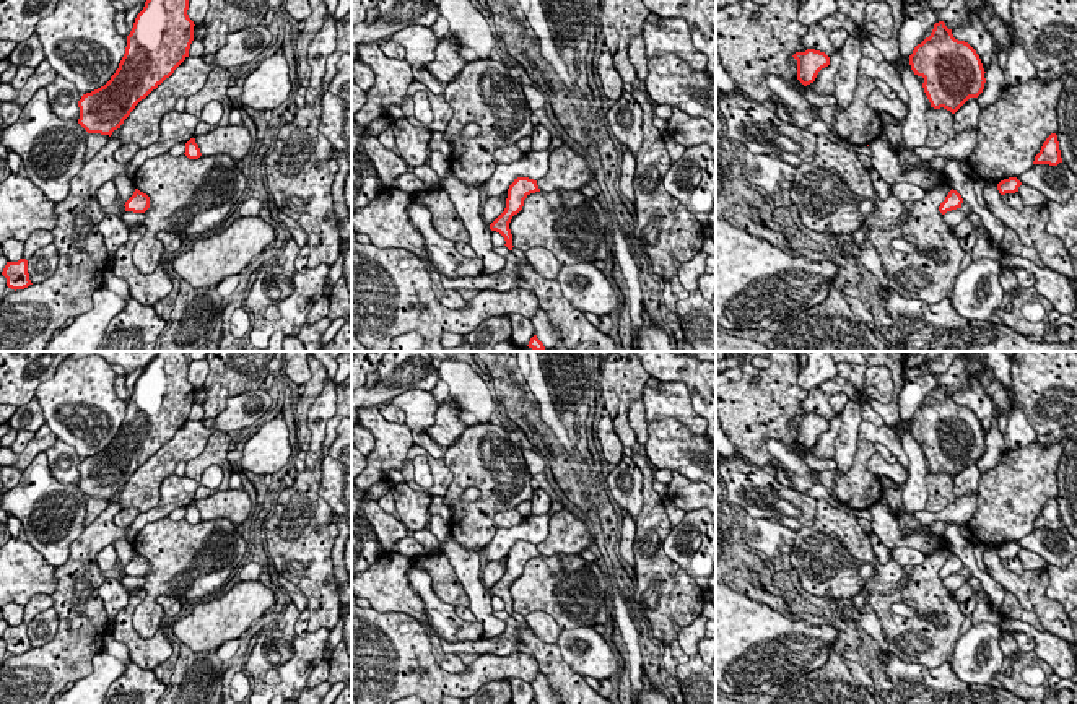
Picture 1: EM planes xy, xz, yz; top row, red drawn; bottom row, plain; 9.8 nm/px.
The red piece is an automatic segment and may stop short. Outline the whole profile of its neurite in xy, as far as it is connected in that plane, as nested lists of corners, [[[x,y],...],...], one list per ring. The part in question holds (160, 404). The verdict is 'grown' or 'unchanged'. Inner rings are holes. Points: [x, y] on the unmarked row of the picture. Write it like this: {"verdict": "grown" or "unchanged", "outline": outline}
{"verdict": "unchanged", "outline": [[[159,351],[137,379],[133,392],[127,400],[125,418],[111,444],[81,460],[78,465],[78,488],[88,498],[112,499],[120,493],[135,470],[156,454],[189,421],[194,405],[194,385],[187,379],[189,359],[185,351]]]}

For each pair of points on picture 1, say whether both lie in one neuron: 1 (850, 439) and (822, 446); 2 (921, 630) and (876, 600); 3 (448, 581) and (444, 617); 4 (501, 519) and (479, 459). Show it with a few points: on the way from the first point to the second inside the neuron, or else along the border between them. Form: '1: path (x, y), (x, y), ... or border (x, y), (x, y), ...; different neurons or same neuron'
1: border (840, 415), (840, 431), (833, 457); different neurons
2: path (910, 630), (902, 630), (884, 612); same neuron
3: border (425, 569), (433, 592), (441, 600), (456, 607); different neurons
4: border (514, 508), (500, 511), (495, 516), (498, 527); different neurons

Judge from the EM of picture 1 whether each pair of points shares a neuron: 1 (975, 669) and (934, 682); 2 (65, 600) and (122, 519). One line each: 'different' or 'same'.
1: different
2: different

